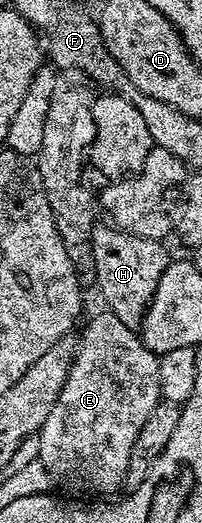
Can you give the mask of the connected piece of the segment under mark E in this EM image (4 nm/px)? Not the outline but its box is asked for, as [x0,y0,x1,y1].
[35,315,159,497]

